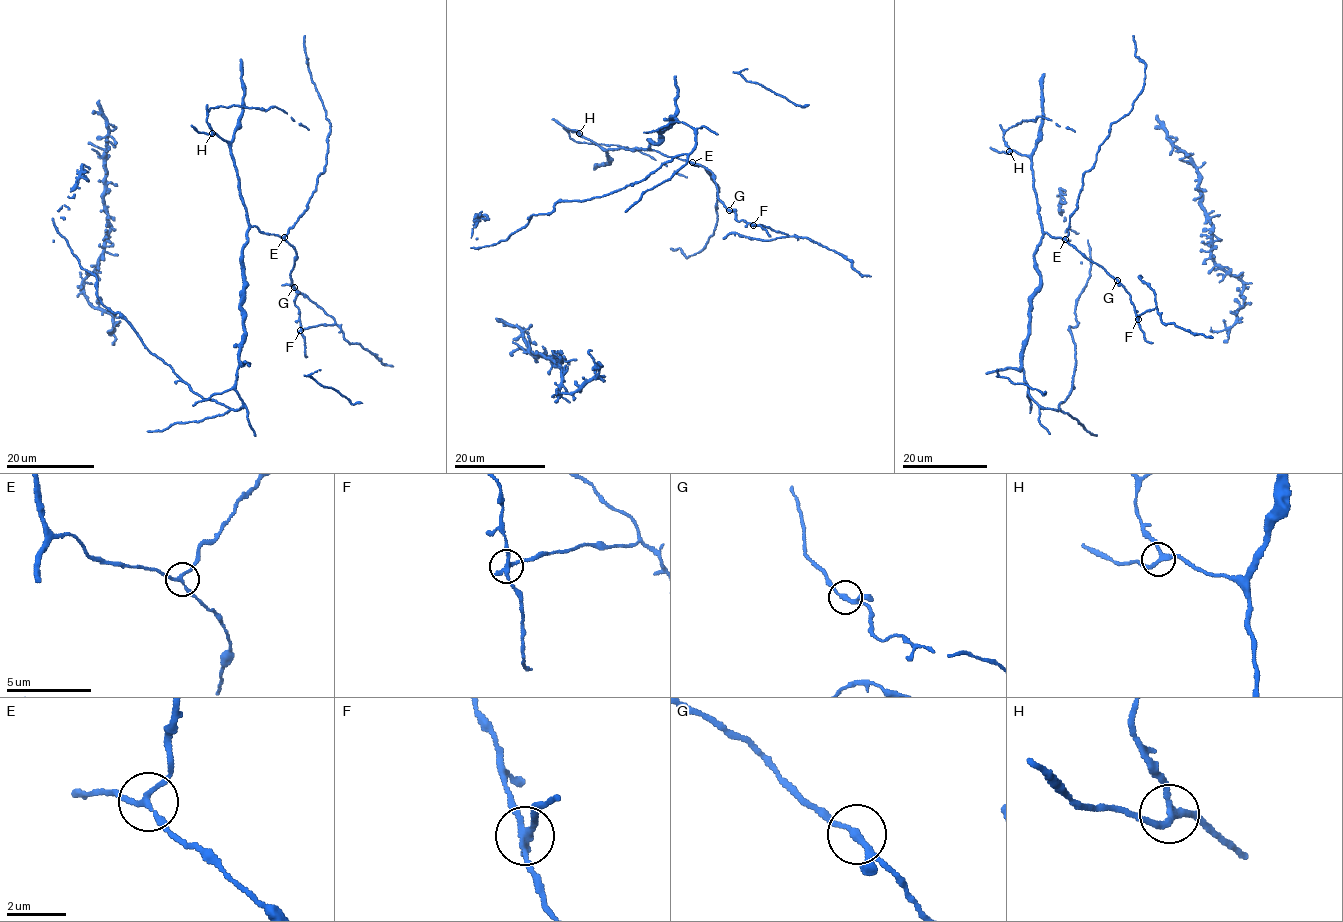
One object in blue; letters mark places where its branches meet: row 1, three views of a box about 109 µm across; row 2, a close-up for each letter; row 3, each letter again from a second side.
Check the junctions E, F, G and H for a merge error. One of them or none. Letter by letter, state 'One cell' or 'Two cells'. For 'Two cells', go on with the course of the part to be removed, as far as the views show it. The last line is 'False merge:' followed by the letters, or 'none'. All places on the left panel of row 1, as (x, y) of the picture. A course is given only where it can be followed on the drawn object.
E: One cell
F: Two cells. Course of the part to remove: (300, 330), (335, 323), (350, 343), (359, 344), (384, 364), (393, 366)
G: One cell
H: One cell
False merge: F

